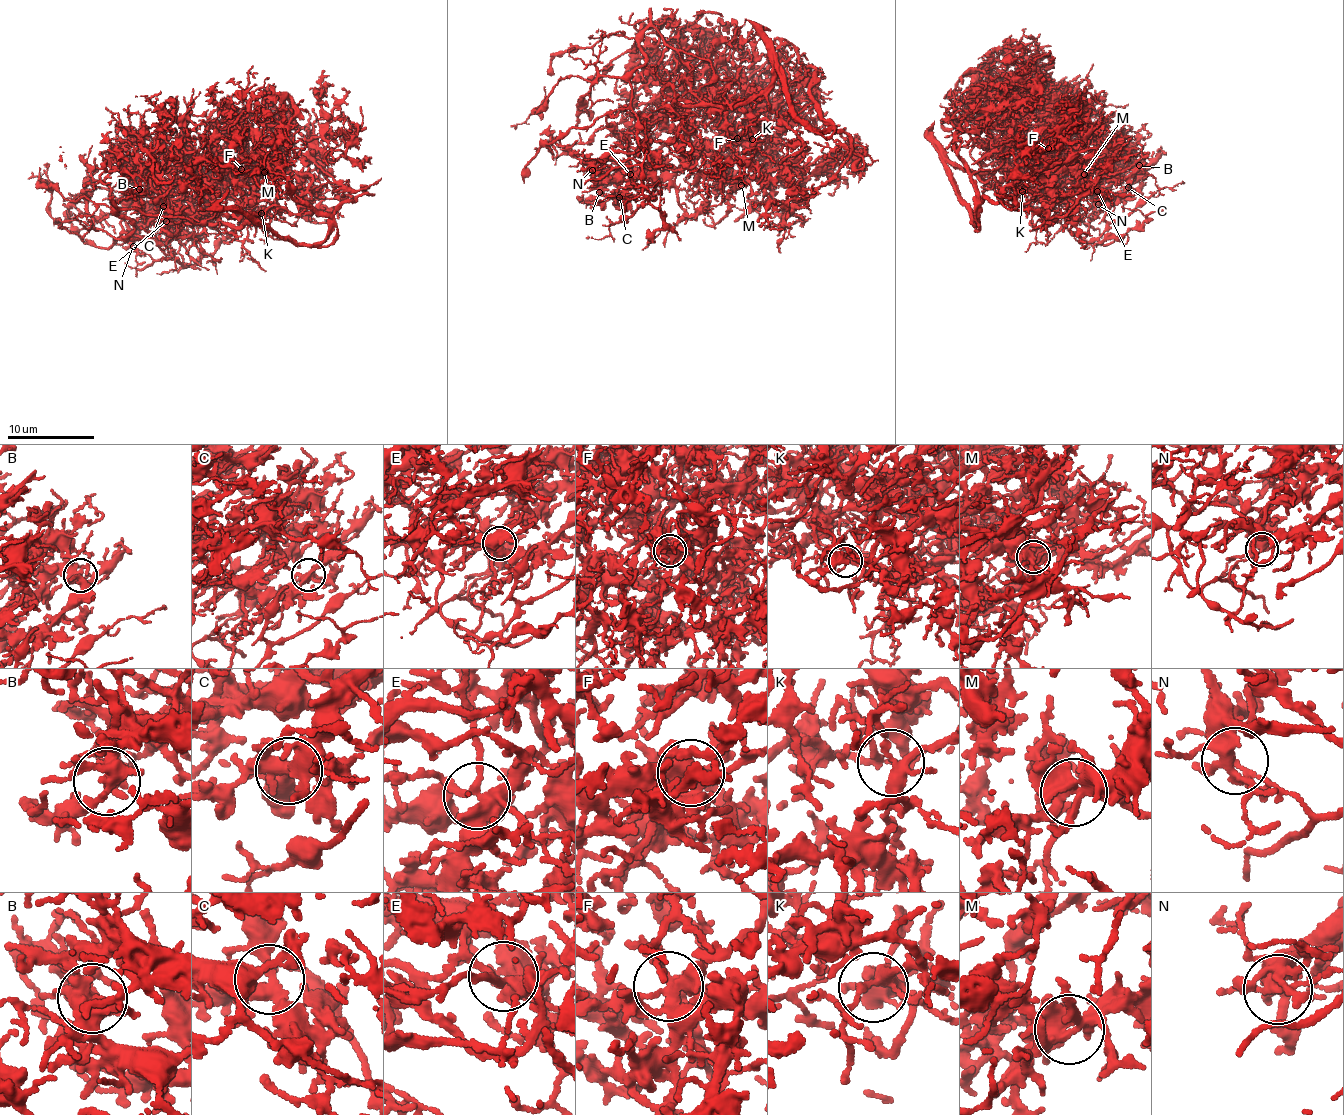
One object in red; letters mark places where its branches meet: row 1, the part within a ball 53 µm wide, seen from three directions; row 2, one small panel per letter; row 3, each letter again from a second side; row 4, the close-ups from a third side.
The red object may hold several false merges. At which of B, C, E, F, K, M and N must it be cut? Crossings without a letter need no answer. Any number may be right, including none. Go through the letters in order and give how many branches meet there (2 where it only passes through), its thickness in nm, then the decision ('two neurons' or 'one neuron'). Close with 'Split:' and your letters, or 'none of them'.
B: branches 7; calibre 360 nm; one neuron
C: branches 5; calibre 340 nm; one neuron
E: branches 5; calibre 320 nm; one neuron
F: branches 7; calibre 400 nm; one neuron
K: branches 4; calibre 280 nm; one neuron
M: branches 7; calibre 400 nm; one neuron
N: branches 6; calibre 360 nm; two neurons
Split: N

